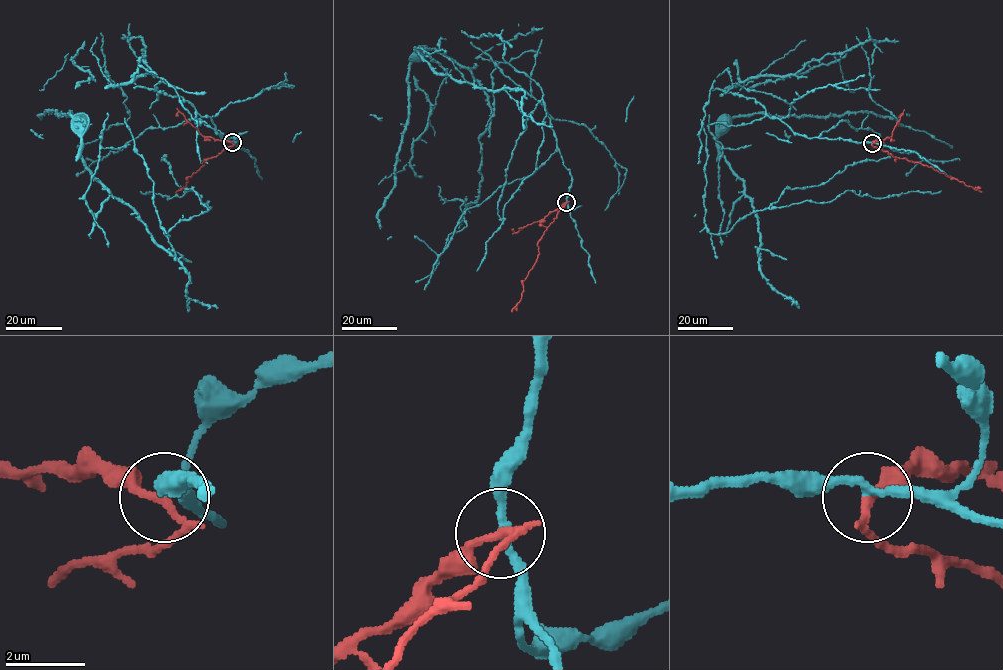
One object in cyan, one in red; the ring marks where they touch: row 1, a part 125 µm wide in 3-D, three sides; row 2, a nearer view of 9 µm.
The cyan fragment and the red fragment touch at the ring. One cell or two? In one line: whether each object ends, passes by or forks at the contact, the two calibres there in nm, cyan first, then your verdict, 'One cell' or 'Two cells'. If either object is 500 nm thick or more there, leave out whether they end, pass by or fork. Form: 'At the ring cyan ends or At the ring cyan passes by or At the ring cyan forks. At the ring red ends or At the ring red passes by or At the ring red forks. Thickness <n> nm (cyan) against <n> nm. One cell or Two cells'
At the ring cyan passes by. At the ring red passes by. Thickness 200 nm (cyan) against 180 nm. Two cells

